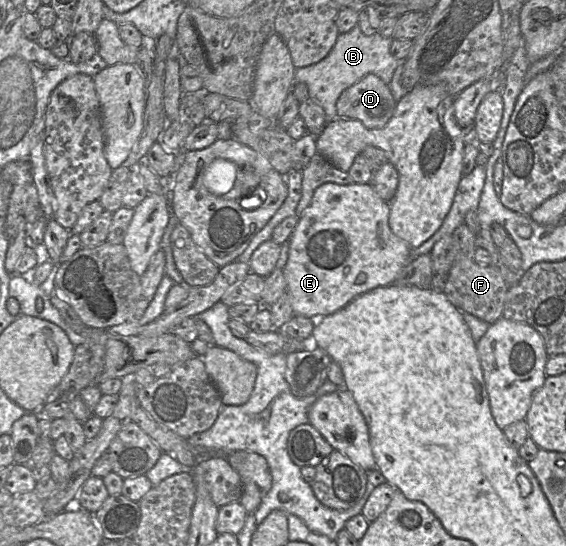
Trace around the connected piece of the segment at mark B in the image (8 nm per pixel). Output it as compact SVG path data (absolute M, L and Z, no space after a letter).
M356 25L349 32L339 33L336 43L321 61L295 69L294 84L305 83L309 97L316 101L325 111L327 120L338 117L336 103L341 93L368 74L379 76L389 84L400 61L390 53L393 38L379 34L365 35Z

